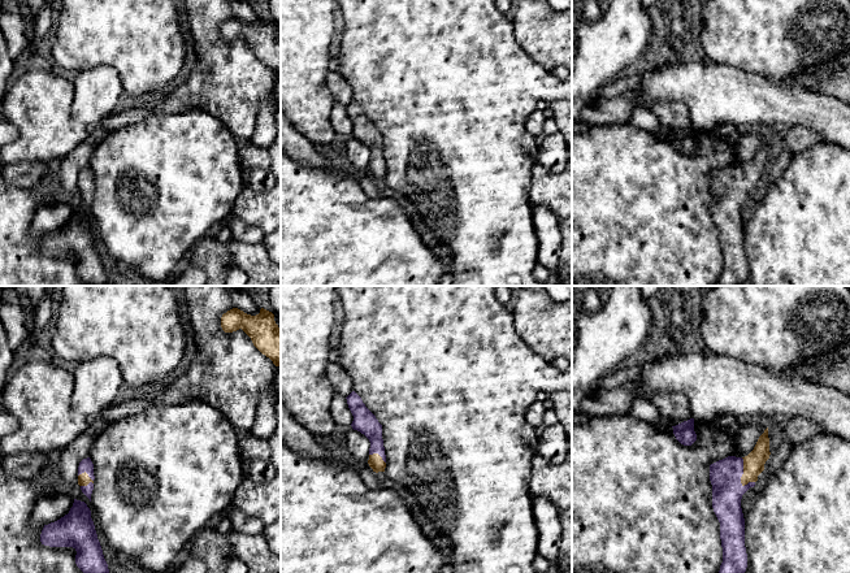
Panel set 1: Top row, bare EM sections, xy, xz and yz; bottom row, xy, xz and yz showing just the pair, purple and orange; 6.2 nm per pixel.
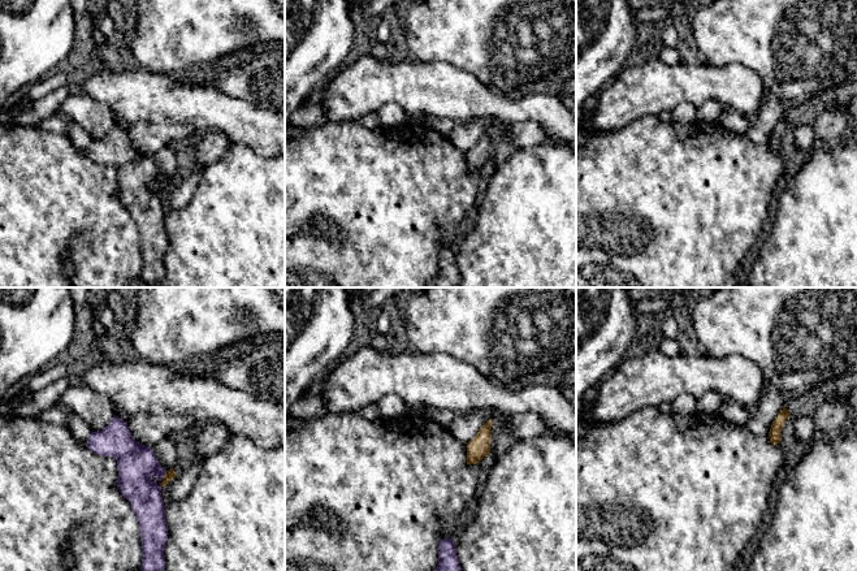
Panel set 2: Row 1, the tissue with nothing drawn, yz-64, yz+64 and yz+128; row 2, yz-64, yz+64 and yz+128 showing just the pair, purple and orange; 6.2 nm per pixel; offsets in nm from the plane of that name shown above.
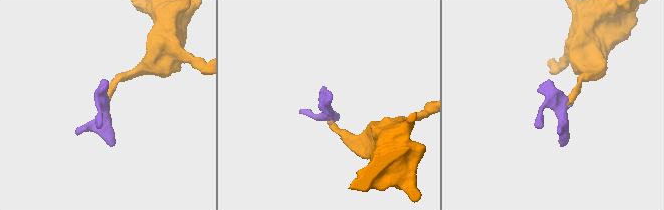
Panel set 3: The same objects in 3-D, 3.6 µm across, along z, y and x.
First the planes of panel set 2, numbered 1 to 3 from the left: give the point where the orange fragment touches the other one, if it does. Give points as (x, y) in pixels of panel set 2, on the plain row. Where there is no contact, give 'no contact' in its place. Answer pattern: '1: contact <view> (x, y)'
1: contact yz-64 (164, 182)
2: no contact
3: no contact

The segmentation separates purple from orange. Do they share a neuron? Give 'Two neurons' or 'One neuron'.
One neuron

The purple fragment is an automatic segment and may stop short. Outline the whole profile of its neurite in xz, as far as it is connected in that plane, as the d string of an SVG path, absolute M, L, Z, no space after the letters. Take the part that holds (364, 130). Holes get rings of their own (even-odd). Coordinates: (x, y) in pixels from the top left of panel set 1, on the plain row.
M352 100L346 108L354 125L354 130L351 133L352 138L364 143L370 151L368 169L369 175L376 182L385 181L386 164L382 148L382 134L365 116L361 107L355 100Z

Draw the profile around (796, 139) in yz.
M802 126L784 129L780 133L782 136L782 149L788 151L792 156L823 140L819 134Z

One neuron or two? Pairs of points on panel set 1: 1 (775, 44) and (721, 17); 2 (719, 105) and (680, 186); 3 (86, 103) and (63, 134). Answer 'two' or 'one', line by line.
1: one
2: two
3: two

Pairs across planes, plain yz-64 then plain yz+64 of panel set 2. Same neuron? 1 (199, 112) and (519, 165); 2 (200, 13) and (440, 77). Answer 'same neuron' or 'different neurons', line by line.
1: different neurons
2: different neurons

